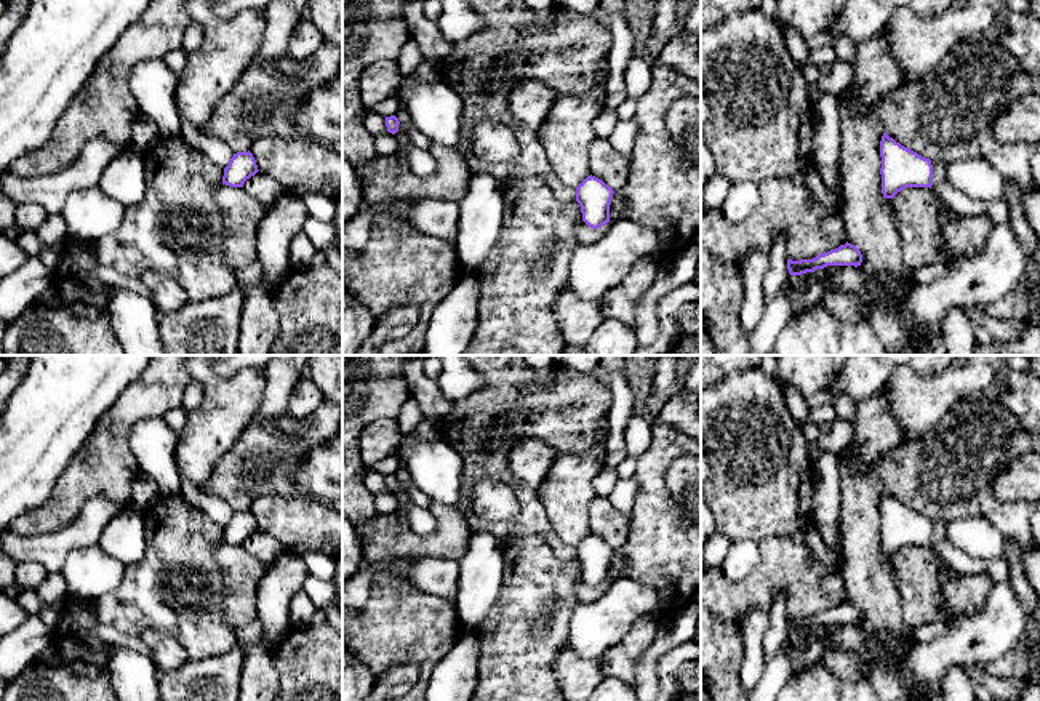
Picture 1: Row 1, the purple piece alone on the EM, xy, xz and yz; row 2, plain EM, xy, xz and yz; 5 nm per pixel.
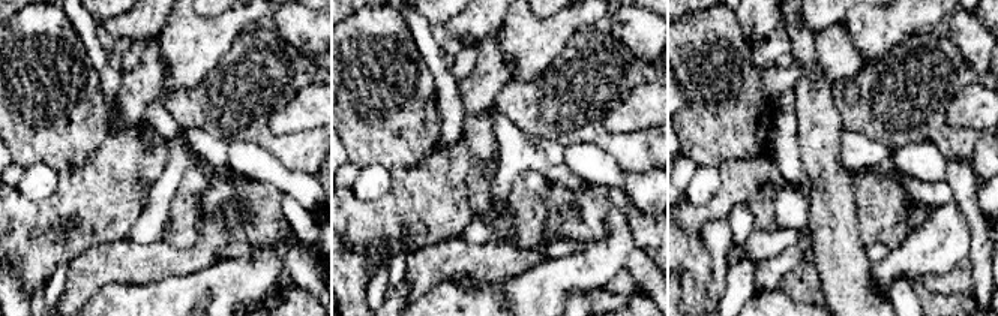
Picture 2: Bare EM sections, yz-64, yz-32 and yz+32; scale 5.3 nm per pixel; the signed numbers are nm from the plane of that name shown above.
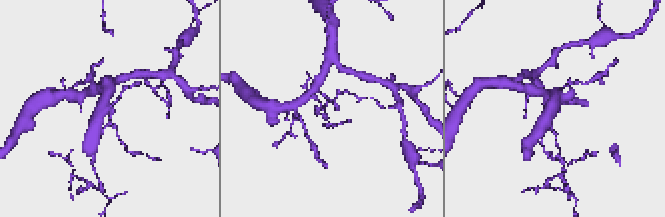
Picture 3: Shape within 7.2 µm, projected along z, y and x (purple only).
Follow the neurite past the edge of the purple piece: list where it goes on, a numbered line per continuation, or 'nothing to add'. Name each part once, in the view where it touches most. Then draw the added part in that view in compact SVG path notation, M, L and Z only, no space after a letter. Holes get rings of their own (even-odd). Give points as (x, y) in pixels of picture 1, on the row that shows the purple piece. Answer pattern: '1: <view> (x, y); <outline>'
1: yz (956, 200); M946 181L931 186L933 194L952 211L965 216L987 216L995 224L1010 224L1008 206L1002 202L981 202L954 189Z

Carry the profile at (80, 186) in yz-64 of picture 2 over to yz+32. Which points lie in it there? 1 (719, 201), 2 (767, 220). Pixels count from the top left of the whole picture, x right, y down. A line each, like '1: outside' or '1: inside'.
1: inside
2: inside

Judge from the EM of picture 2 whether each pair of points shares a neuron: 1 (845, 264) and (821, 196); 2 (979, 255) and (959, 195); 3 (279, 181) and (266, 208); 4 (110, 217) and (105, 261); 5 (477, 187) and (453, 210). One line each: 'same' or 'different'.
1: same
2: same
3: different
4: different
5: different

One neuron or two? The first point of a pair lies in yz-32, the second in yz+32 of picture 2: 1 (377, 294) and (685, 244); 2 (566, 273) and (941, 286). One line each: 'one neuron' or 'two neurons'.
1: two neurons
2: two neurons

